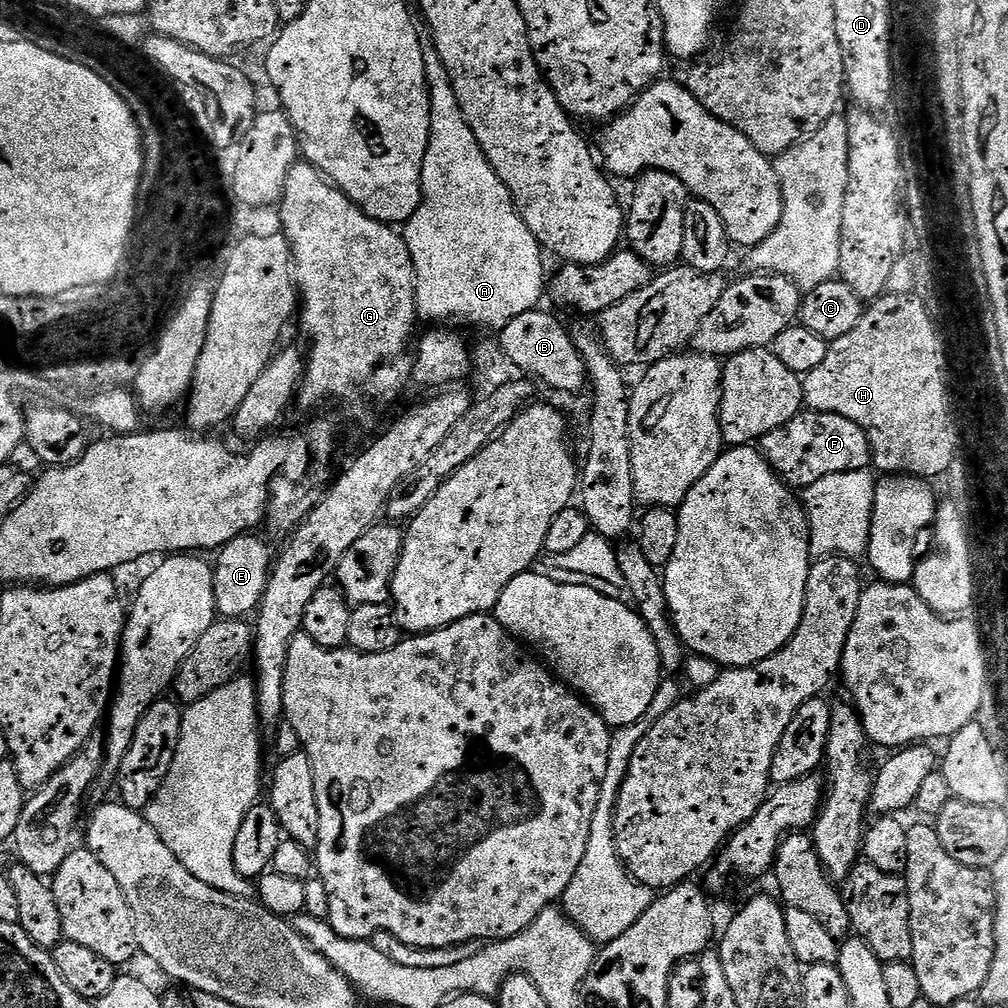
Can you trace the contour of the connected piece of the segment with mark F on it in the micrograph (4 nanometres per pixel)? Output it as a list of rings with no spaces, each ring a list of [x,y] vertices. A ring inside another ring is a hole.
[[[801,410],[787,426],[770,430],[759,440],[758,447],[781,480],[796,490],[809,488],[818,478],[830,474],[863,472],[872,464],[872,447],[862,426],[842,418],[842,414],[829,412]]]

